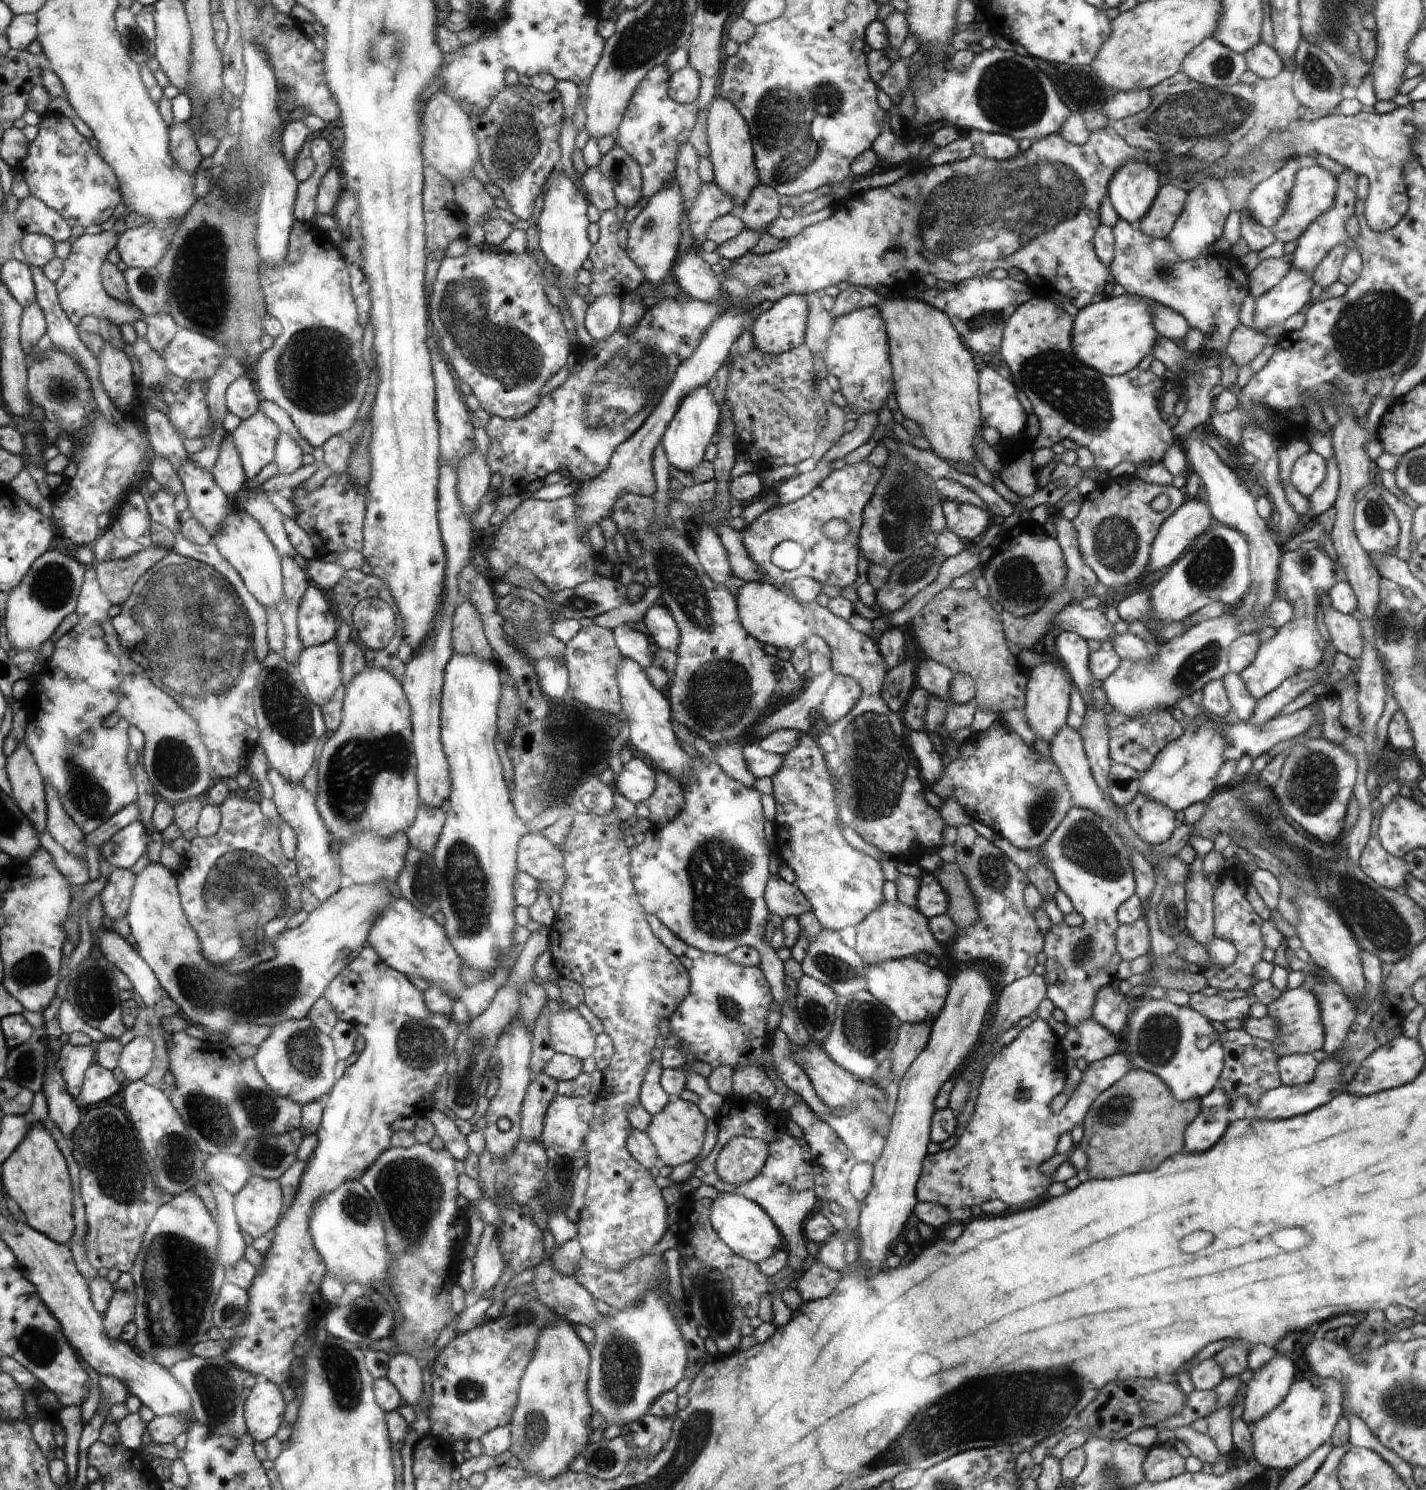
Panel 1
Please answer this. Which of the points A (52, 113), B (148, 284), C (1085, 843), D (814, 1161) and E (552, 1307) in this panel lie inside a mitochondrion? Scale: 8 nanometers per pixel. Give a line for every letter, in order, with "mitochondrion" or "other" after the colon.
A: other
B: mitochondrion
C: mitochondrion
D: other
E: other

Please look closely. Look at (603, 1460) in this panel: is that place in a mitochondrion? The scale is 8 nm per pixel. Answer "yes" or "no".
yes

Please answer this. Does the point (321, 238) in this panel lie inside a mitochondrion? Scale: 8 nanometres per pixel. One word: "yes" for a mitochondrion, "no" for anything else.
no

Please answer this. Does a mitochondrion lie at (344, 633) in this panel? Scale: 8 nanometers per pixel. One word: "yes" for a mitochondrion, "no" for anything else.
no

